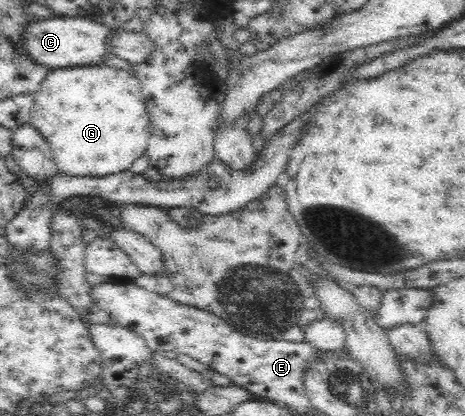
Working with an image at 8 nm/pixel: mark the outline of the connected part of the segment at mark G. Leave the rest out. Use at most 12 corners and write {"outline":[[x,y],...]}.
{"outline":[[54,69],[29,123],[58,174],[134,169],[151,121],[133,69]]}

